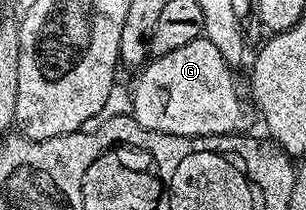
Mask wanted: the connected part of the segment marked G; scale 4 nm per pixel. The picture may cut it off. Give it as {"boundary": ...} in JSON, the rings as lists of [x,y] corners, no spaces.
{"boundary":[[[203,38],[186,42],[186,46],[170,50],[170,54],[157,56],[145,63],[137,75],[141,76],[137,78],[132,92],[132,116],[143,128],[175,136],[230,136],[247,133],[252,116],[254,120],[254,112],[249,101],[240,97],[240,88],[232,72],[233,69],[222,58],[222,54],[218,54],[218,46],[214,46],[214,42]]]}

